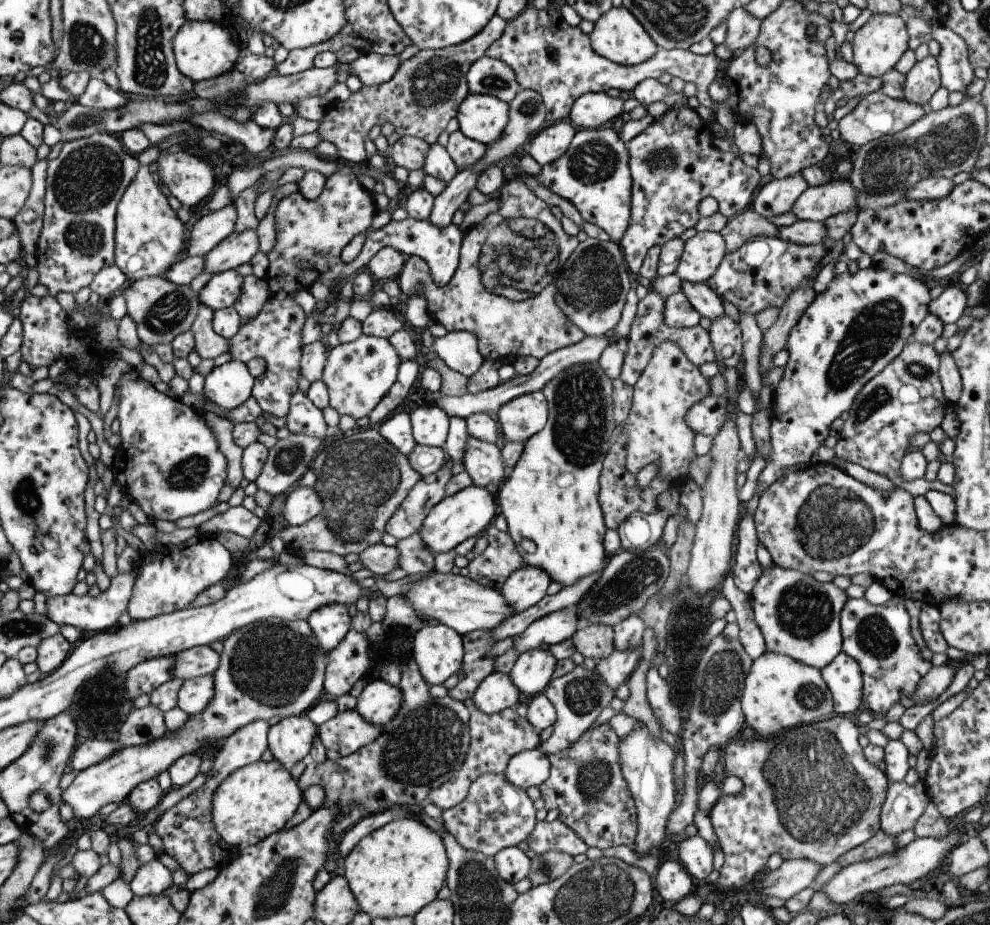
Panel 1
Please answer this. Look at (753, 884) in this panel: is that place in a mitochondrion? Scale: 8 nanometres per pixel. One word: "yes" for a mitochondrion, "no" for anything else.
no

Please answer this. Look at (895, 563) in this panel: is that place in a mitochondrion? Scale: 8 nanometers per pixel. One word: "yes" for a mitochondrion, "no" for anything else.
no

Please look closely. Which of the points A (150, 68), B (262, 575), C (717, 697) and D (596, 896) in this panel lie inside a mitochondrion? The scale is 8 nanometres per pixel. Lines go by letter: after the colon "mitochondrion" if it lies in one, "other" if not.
A: mitochondrion
B: other
C: mitochondrion
D: mitochondrion

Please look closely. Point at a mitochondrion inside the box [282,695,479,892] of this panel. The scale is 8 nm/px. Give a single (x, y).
(429, 746)

